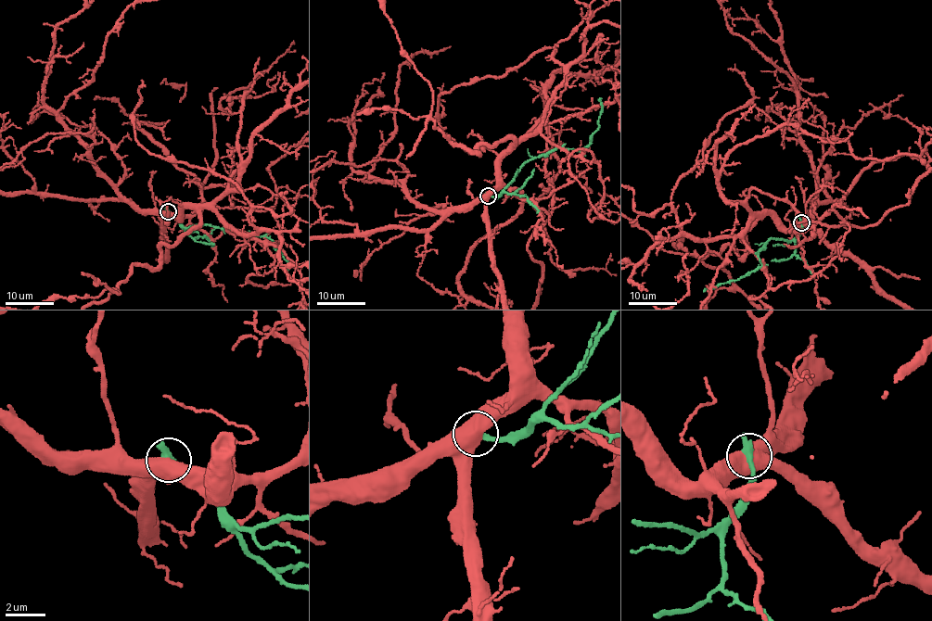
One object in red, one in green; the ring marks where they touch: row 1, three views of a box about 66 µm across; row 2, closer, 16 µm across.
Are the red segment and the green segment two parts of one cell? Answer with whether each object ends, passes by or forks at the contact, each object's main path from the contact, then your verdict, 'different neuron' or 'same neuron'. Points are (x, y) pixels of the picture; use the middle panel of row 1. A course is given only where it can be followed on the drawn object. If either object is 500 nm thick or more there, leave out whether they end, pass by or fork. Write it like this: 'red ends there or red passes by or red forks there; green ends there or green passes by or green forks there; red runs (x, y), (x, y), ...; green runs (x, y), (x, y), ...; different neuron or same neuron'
red runs (489, 196), (503, 158), (545, 125), (554, 200), (529, 240), (542, 279); green runs (489, 196), (505, 189), (529, 160), (558, 148), (583, 150), (590, 144), (598, 127), (599, 98); different neuron

